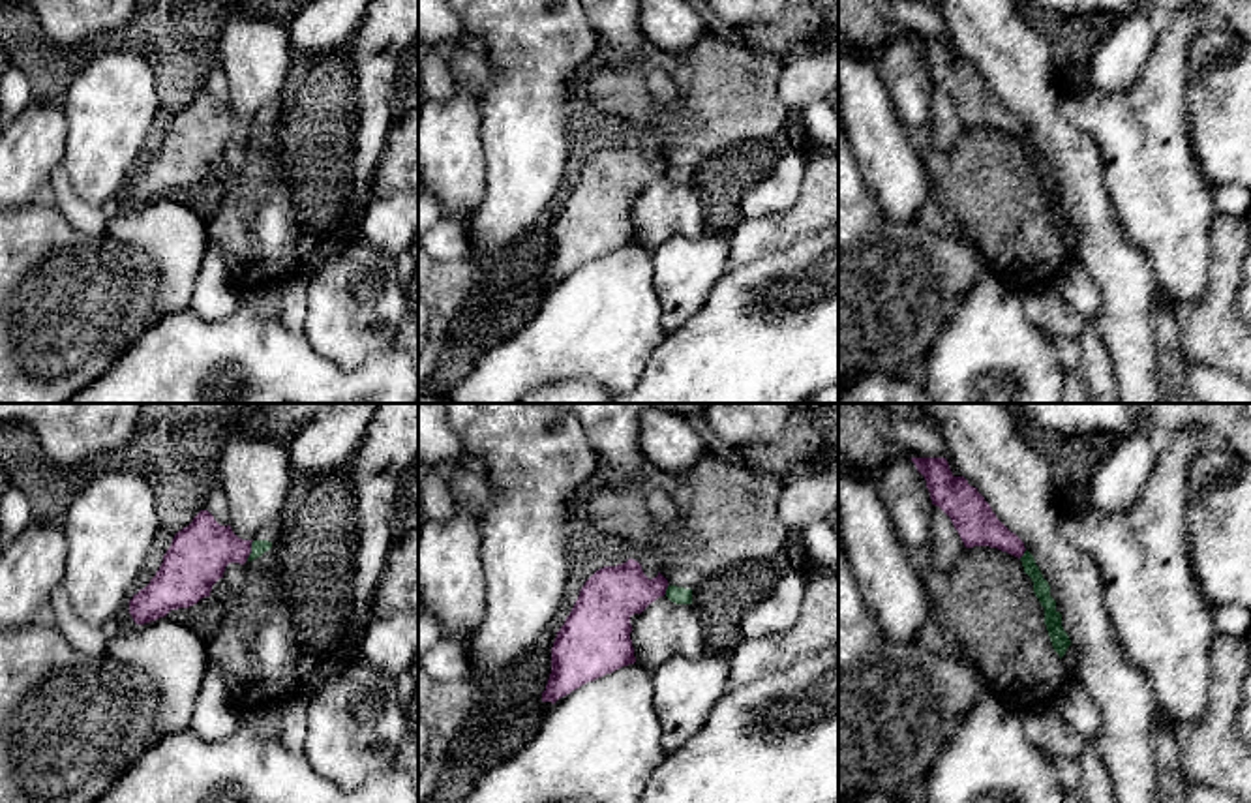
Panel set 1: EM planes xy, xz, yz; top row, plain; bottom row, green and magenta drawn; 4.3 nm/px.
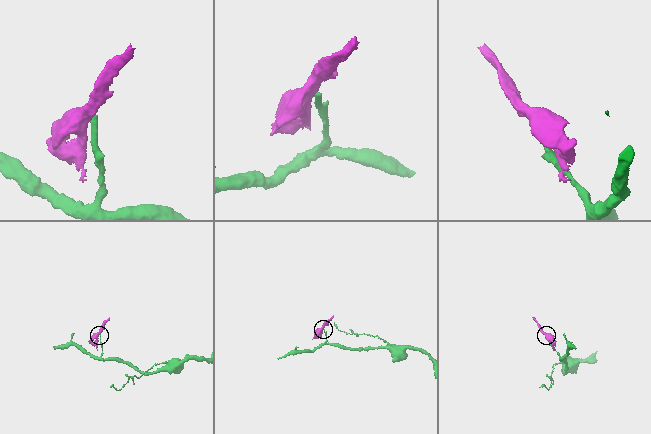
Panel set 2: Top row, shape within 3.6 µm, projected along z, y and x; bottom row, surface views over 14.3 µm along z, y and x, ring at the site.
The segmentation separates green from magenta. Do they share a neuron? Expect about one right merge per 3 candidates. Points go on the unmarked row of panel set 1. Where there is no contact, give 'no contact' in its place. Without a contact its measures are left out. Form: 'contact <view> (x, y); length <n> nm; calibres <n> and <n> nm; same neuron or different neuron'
contact xy (252, 130); length 90 nm; calibres 60 and 260 nm; different neuron

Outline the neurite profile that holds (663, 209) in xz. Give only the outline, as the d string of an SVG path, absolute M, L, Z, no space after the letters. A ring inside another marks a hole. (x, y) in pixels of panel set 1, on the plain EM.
M666 174L651 182L630 212L636 244L655 251L671 235L703 235L703 210L692 184L675 184Z

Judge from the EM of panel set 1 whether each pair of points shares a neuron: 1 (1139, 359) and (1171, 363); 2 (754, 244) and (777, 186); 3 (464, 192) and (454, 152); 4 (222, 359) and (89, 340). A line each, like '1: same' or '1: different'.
1: different
2: different
3: same
4: different

